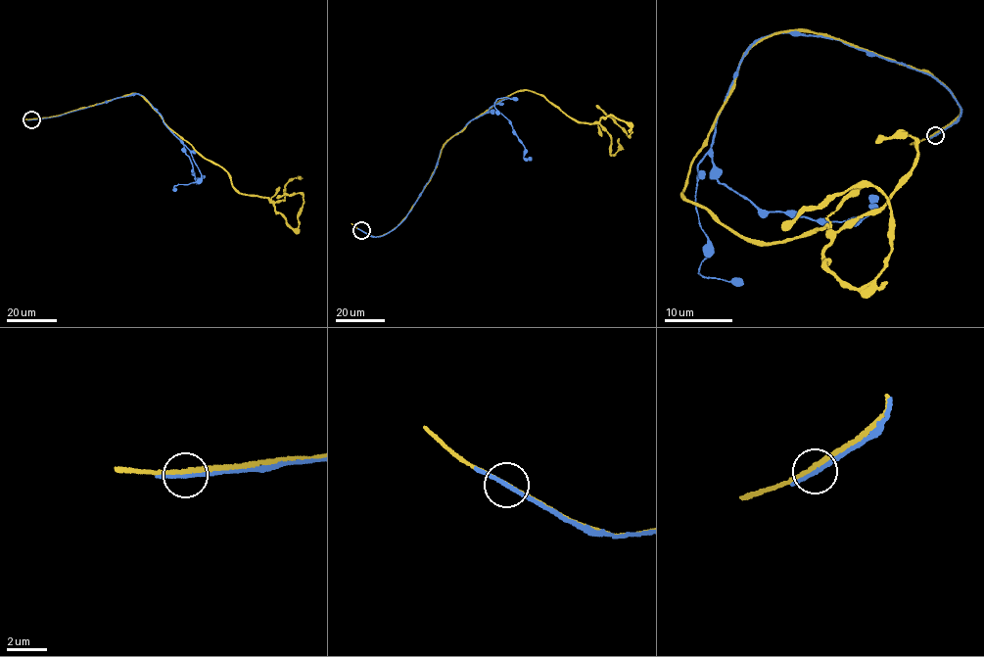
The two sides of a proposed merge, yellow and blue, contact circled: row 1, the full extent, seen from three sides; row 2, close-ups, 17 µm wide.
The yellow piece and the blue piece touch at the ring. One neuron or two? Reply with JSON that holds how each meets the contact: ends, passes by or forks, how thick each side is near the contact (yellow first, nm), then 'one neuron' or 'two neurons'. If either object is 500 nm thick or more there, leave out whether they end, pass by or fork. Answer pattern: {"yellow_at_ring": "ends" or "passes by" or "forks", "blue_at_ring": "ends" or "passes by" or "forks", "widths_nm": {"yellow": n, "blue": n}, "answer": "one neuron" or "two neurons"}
{"yellow_at_ring": "passes by", "blue_at_ring": "passes by", "widths_nm": {"yellow": 180, "blue": 190}, "answer": "two neurons"}

